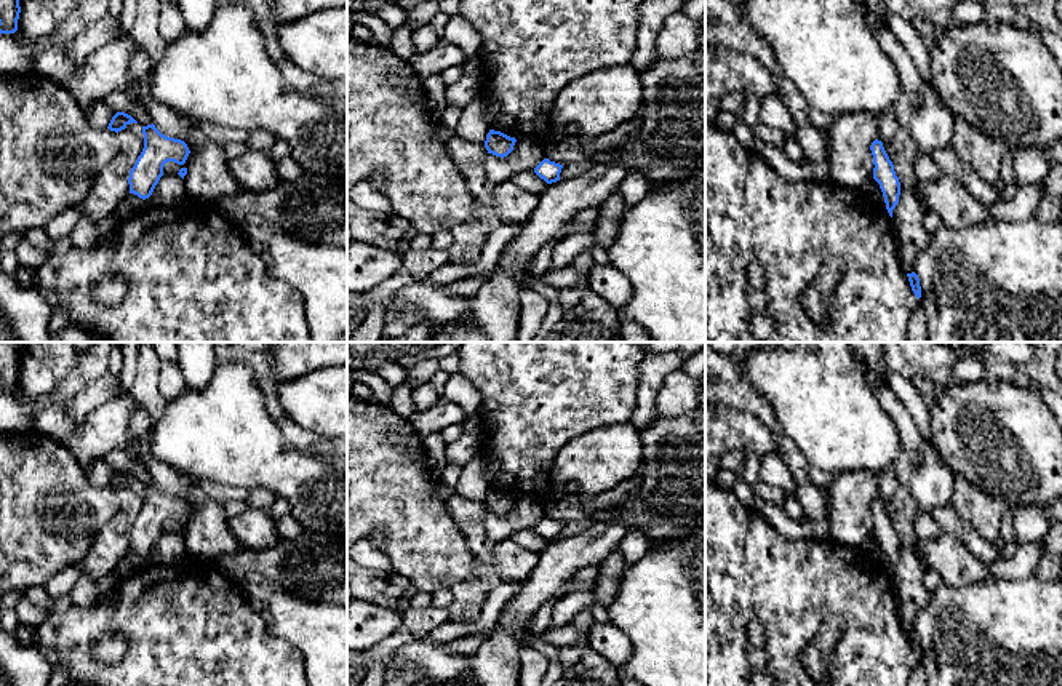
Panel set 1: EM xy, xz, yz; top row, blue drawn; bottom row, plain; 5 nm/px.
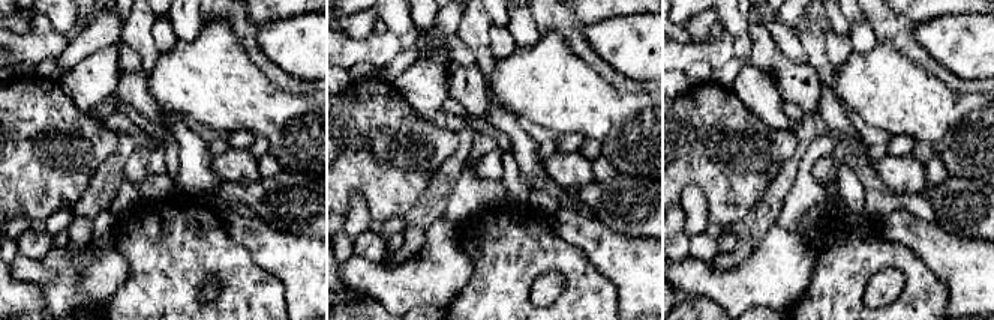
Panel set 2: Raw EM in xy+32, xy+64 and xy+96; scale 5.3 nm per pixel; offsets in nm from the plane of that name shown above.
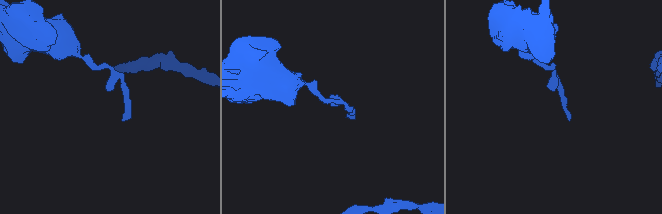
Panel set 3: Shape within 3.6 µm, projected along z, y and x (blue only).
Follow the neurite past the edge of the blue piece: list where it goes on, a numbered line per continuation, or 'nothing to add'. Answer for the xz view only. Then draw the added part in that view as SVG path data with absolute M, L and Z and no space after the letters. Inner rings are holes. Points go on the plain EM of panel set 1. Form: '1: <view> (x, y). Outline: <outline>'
nothing to add

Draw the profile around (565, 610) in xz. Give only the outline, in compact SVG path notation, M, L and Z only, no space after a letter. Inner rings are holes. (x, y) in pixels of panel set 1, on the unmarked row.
M568 592L563 598L555 603L550 628L571 624L574 617L589 609L595 601L595 592Z

